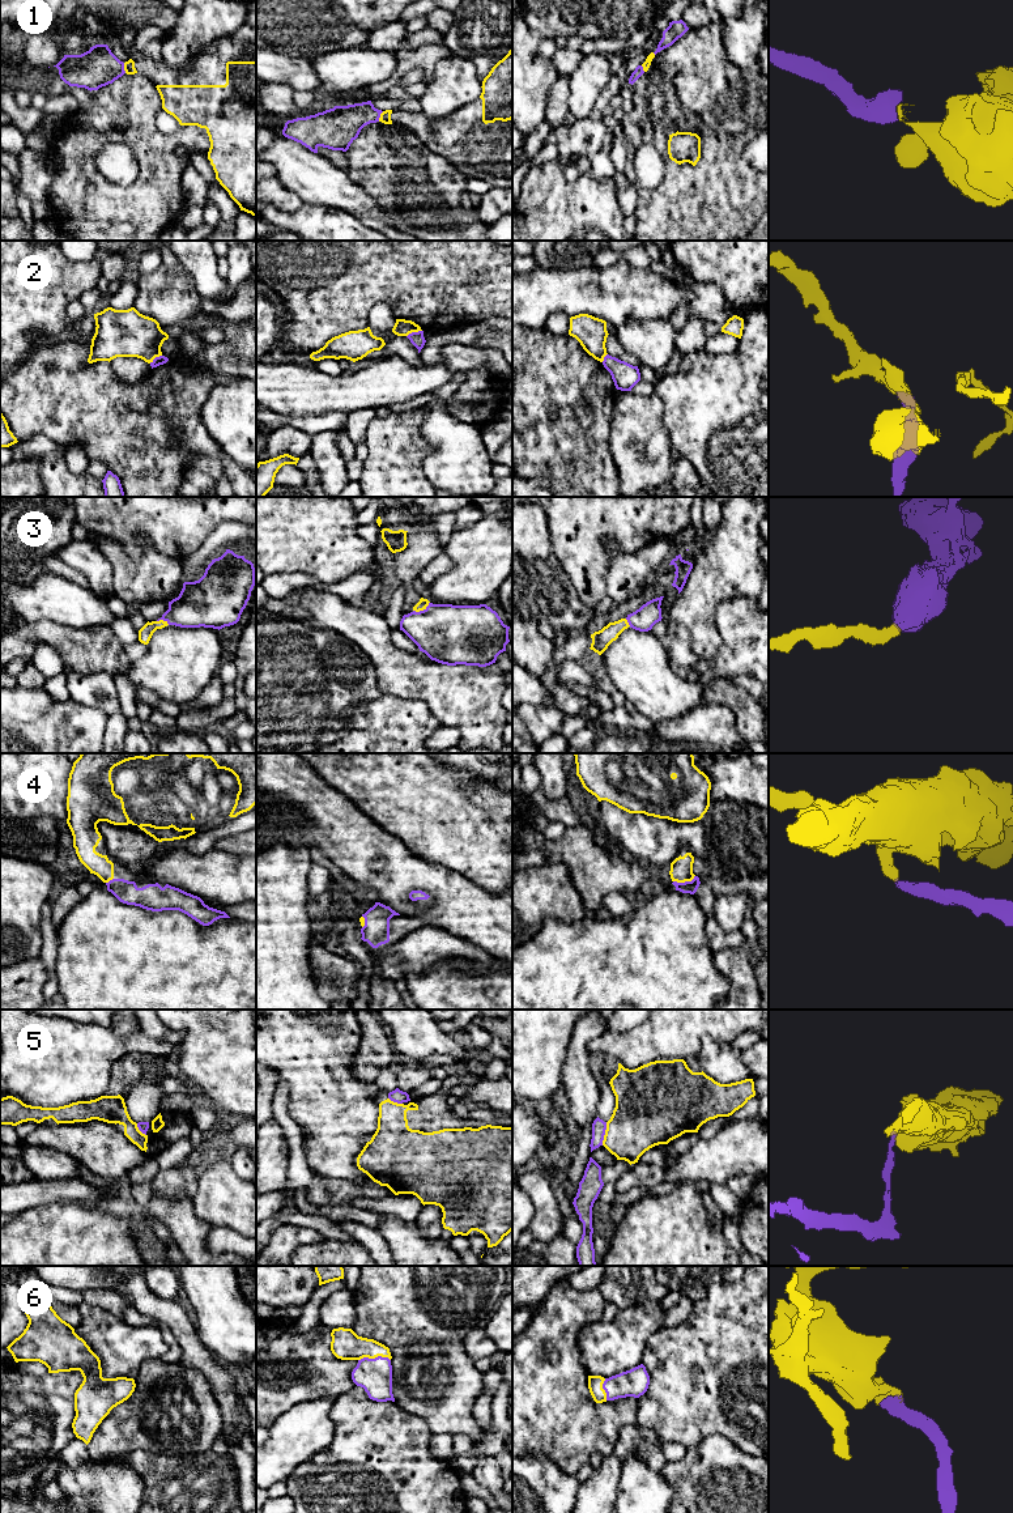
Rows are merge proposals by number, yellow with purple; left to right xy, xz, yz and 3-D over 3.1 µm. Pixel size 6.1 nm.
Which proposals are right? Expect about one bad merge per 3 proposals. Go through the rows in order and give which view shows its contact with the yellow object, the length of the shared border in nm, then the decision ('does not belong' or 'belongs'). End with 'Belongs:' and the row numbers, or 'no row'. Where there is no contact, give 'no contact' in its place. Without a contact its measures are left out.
1: meets yellow in xy; contact 70 nm long; belongs
2: meets yellow in xz; contact 100 nm long; does not belong
3: meets yellow in xz; contact 120 nm long; belongs
4: meets yellow in yz; contact 140 nm long; belongs
5: meets yellow in yz; contact 150 nm long; does not belong
6: meets yellow in xz; contact 200 nm long; belongs
Belongs: 1, 3, 4, 6

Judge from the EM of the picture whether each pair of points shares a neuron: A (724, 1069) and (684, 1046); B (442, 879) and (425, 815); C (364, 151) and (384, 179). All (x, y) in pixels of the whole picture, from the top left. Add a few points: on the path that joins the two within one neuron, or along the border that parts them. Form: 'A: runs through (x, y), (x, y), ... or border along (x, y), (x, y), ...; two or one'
A: border along (727, 1044), (720, 1044), (705, 1036), (697, 1055); two
B: border along (411, 850), (467, 876); two
C: runs through (358, 161), (358, 166), (374, 179); one

